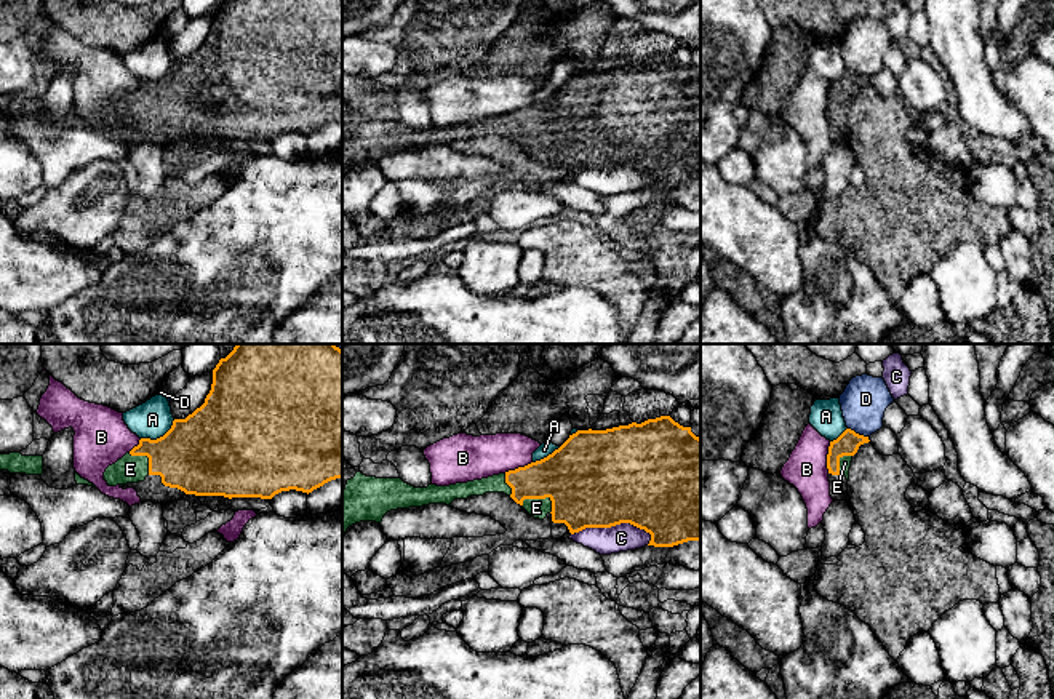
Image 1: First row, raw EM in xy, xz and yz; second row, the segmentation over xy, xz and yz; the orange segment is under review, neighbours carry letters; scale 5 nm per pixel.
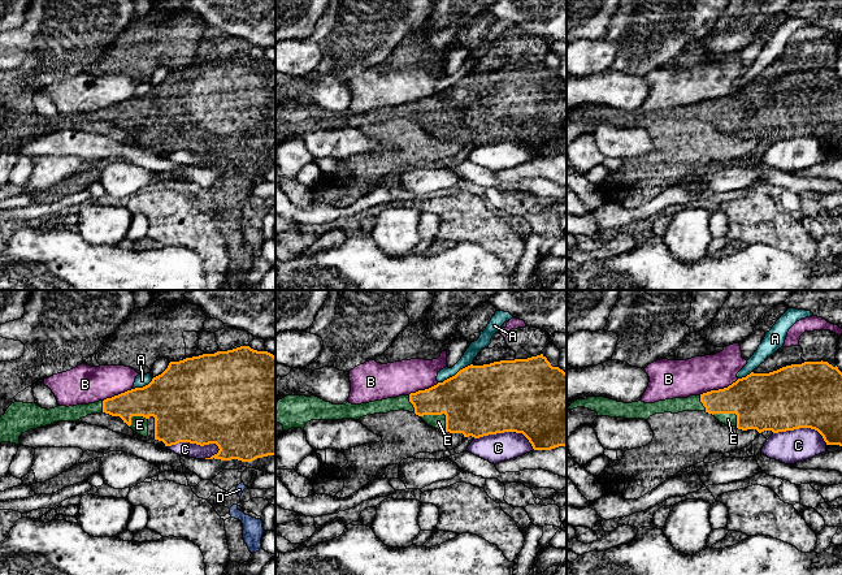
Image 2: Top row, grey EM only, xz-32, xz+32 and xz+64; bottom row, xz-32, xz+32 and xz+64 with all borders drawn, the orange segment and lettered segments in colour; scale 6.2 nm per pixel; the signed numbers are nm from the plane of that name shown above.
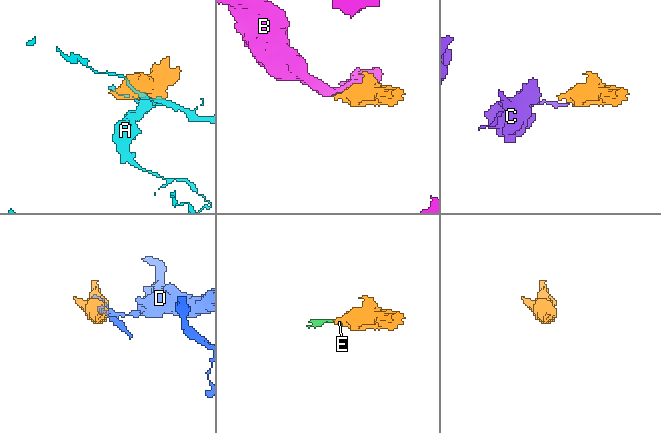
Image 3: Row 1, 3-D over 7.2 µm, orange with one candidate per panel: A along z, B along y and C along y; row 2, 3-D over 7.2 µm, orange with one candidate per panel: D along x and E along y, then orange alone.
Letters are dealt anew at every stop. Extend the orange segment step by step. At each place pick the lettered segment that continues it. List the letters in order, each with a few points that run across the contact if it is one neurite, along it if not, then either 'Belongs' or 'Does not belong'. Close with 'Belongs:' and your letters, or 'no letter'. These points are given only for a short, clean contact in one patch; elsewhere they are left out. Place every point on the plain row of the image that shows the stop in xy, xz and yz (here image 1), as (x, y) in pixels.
A: Does not belong
B: Does not belong
C: Does not belong
D: Does not belong
E: Line: xz (581, 122), (549, 127), (534, 139), (536, 149). Belongs
Belongs: E

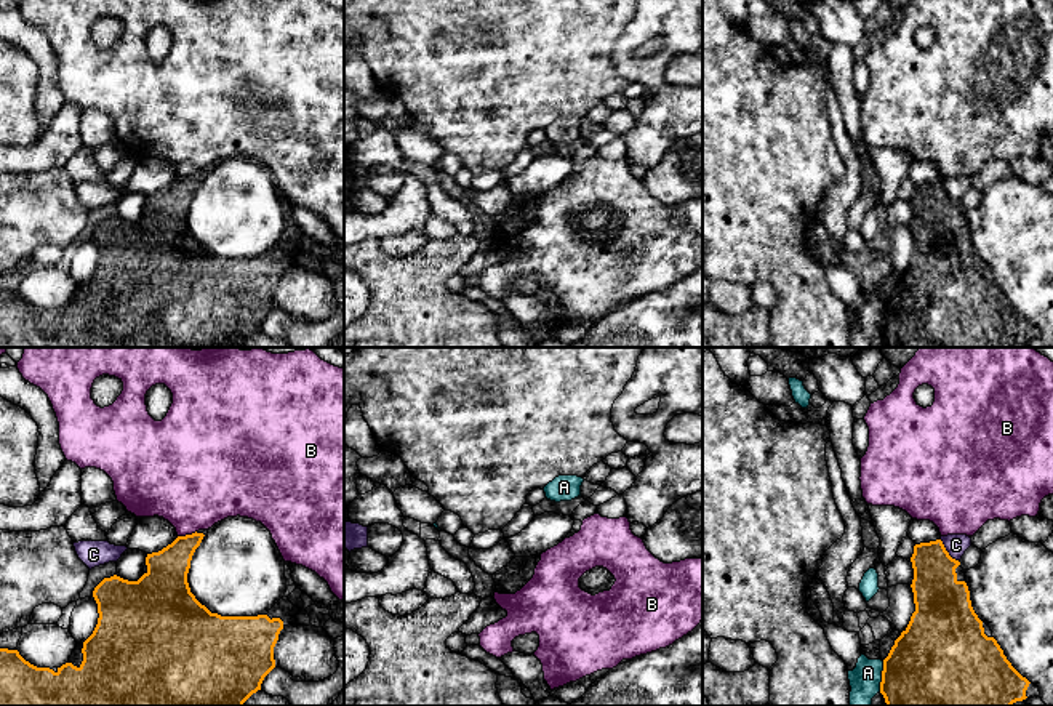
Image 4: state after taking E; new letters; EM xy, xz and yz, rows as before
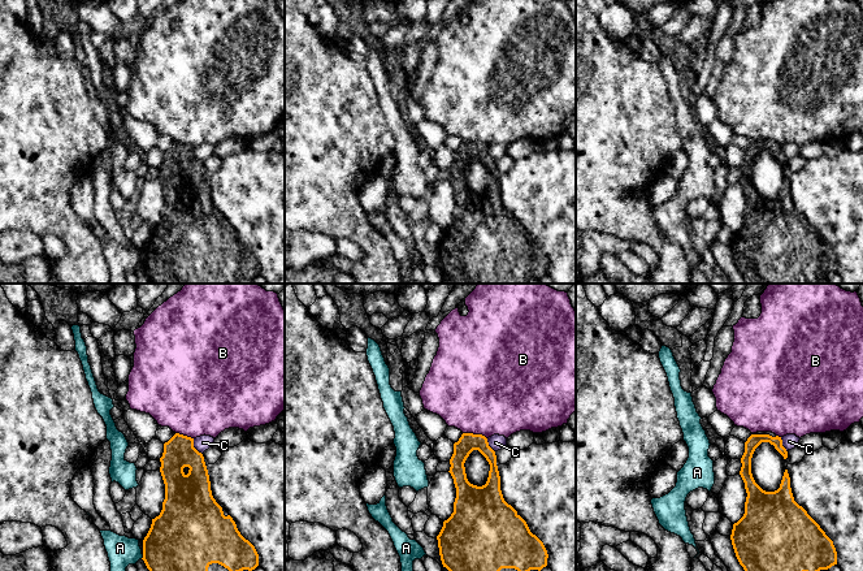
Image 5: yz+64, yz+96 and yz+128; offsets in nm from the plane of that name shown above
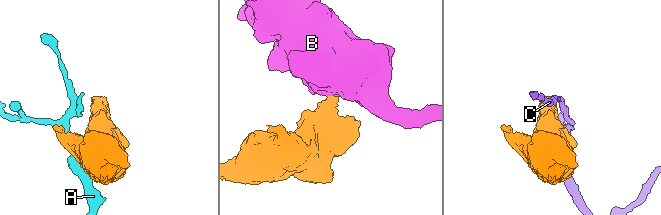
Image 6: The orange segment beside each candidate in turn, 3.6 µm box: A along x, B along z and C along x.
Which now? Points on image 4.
A: Does not belong
B: Line: xy (196, 172), (178, 178). Does not belong
C: Line: yz (940, 181), (944, 191), (957, 202). Does not belong
Belongs: no letter

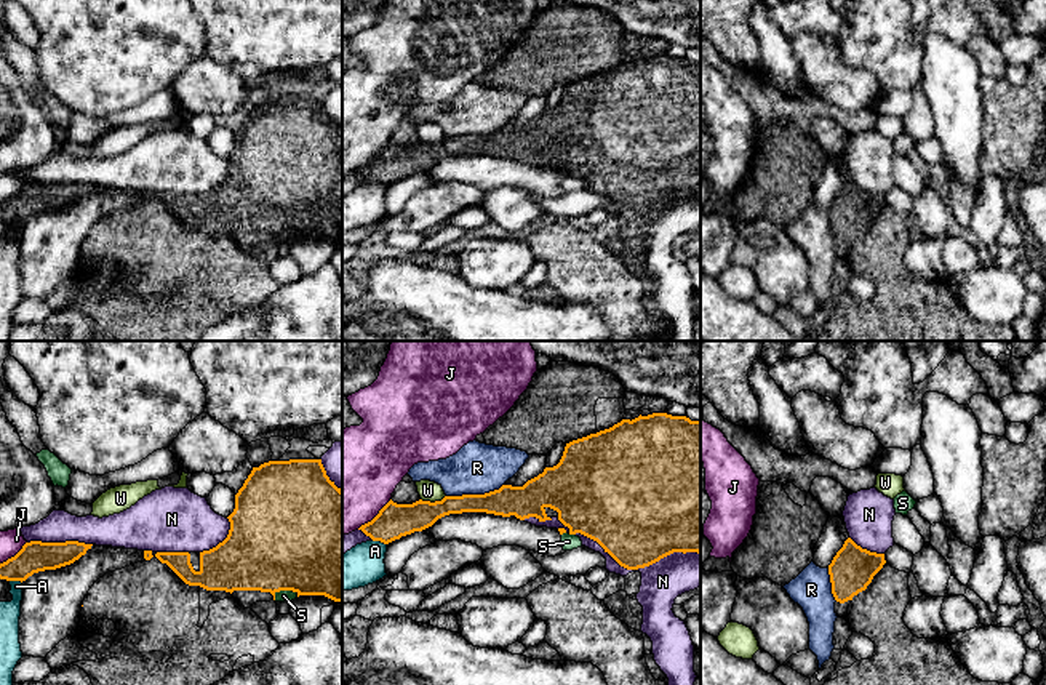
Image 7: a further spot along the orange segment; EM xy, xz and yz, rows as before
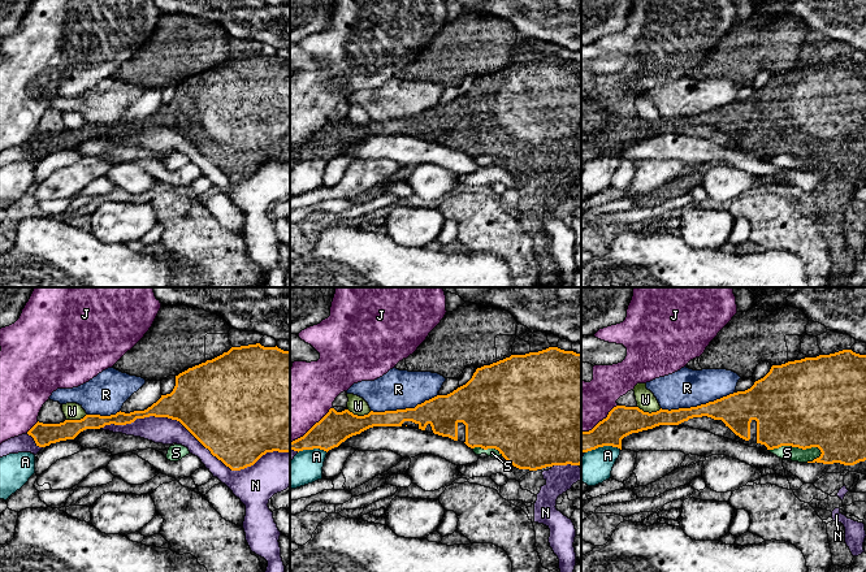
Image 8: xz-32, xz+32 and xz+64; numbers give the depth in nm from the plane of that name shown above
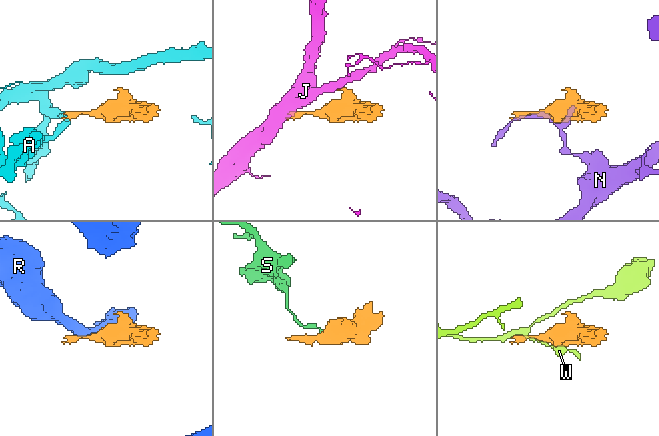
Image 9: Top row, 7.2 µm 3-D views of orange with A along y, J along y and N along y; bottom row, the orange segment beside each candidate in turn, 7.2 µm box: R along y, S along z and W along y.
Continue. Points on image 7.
A: Line: xz (373, 181), (386, 186). Does not belong
J: Line: xz (391, 141), (357, 170). Does not belong
N: Does not belong
R: Does not belong
S: Does not belong
W: Does not belong
Belongs: no letter

